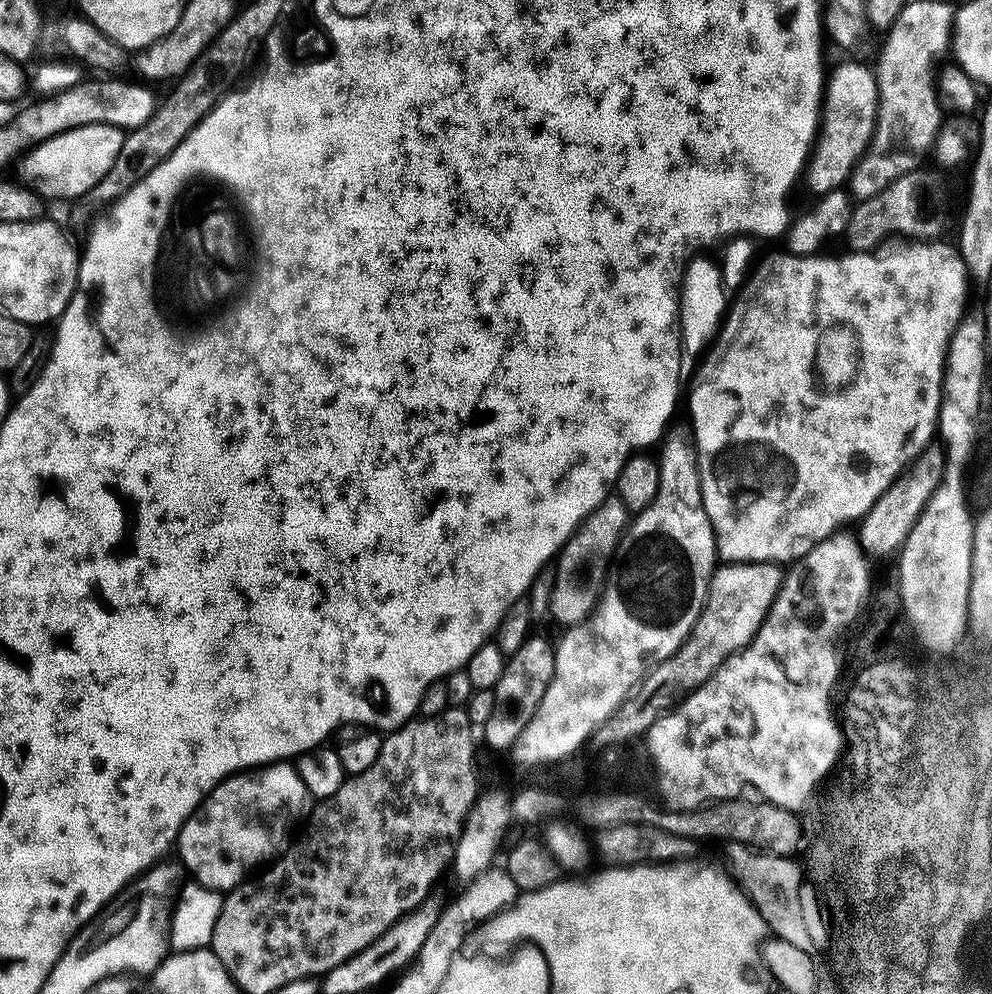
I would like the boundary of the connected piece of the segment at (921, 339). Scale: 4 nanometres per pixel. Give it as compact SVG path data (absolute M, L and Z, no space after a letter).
M908 242L905 248L896 248L893 252L884 252L881 256L876 256L871 251L853 252L849 251L848 256L822 256L815 254L809 256L793 256L787 250L772 252L756 268L756 273L749 275L746 280L748 292L752 295L752 301L748 304L748 309L744 312L744 317L740 320L740 325L736 328L736 333L732 336L732 341L728 340L720 364L716 368L708 368L704 373L704 384L699 384L700 388L691 385L688 396L688 412L692 415L692 432L694 437L694 447L696 449L696 465L700 467L700 489L702 490L703 508L707 517L710 518L711 526L715 530L716 551L719 559L730 564L778 564L781 566L798 560L800 552L807 552L820 539L831 536L835 531L841 529L844 524L854 520L863 519L865 513L872 508L877 498L881 496L895 480L903 473L903 470L911 465L915 459L923 452L927 445L927 432L934 432L937 429L937 415L940 406L940 398L943 392L944 383L944 357L948 355L948 343L954 334L954 330L959 326L961 320L966 315L964 309L964 299L968 296L968 284L970 277L968 271L964 269L964 260L955 247L952 248L943 242Z

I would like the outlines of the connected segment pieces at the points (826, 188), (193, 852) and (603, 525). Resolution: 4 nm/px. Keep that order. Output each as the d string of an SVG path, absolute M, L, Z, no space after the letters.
M840 64L831 69L826 80L822 97L822 115L818 125L818 135L806 164L806 180L808 188L815 194L823 194L843 189L849 183L852 169L856 167L860 157L868 151L872 143L872 134L876 127L876 110L880 107L880 91L876 88L876 73L864 64Z
M288 762L266 764L259 768L237 772L235 776L228 776L213 792L205 796L204 801L197 806L195 814L182 826L178 837L179 863L195 883L227 894L244 883L251 873L248 871L255 864L267 865L281 855L285 847L284 839L287 838L292 823L299 818L300 811L302 816L305 811L304 803L309 803L309 800L302 778L298 778L295 767Z
M605 499L585 520L574 535L565 542L555 561L556 581L548 611L551 619L564 626L576 626L579 620L587 621L593 615L601 591L606 583L606 573L613 563L616 549L626 528L626 509L622 501Z

